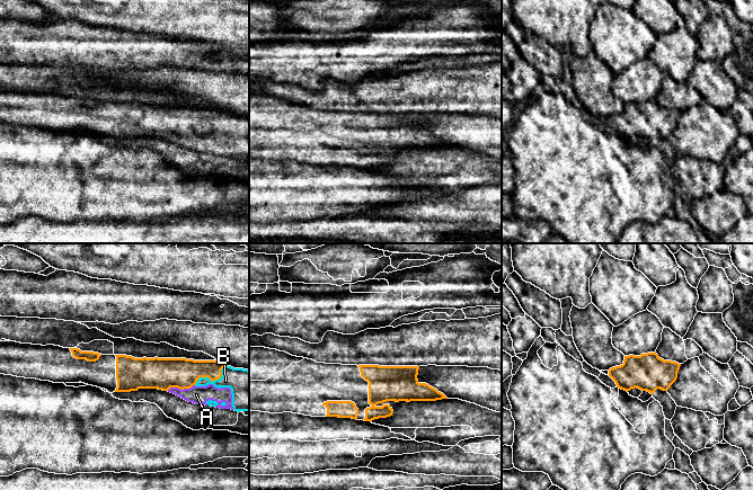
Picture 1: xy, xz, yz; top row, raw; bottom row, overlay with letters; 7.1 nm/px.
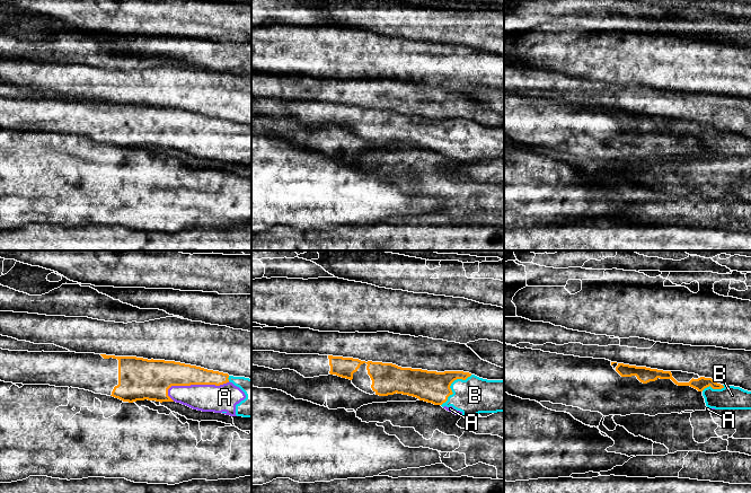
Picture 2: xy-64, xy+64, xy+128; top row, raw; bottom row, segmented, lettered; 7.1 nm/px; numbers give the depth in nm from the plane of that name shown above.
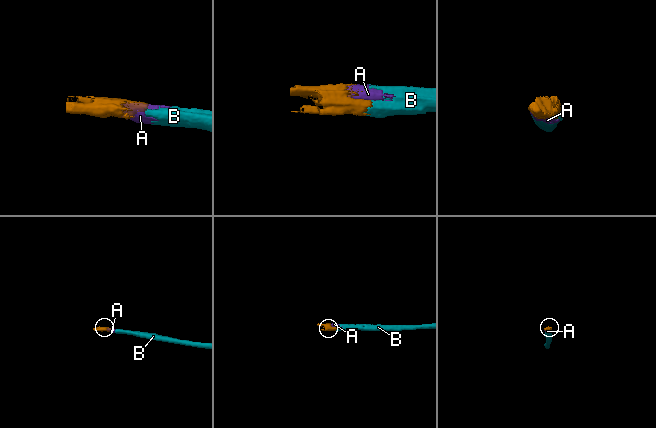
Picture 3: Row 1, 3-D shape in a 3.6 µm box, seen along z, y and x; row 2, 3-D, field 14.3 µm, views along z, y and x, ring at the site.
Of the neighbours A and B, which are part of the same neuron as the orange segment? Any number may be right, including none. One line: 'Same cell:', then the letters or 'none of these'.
Same cell: A

